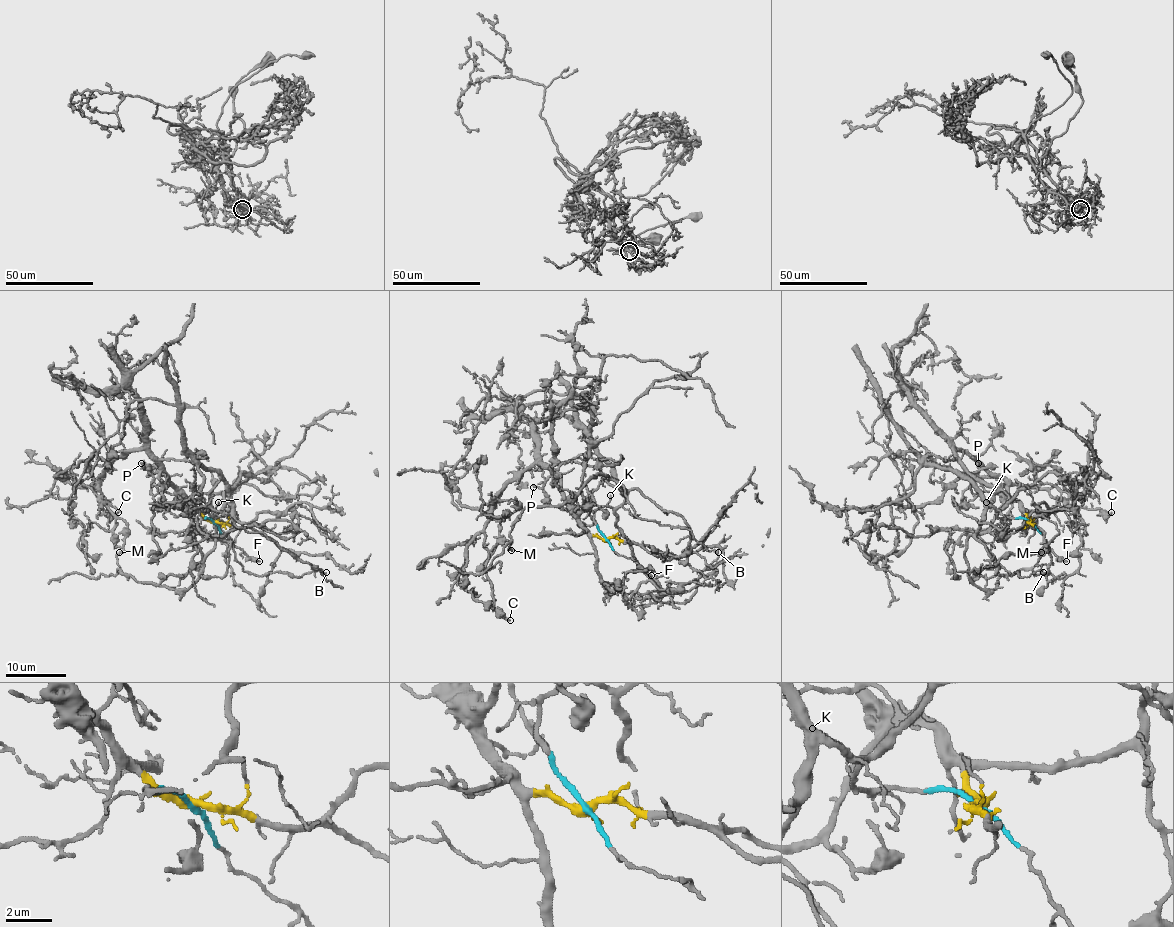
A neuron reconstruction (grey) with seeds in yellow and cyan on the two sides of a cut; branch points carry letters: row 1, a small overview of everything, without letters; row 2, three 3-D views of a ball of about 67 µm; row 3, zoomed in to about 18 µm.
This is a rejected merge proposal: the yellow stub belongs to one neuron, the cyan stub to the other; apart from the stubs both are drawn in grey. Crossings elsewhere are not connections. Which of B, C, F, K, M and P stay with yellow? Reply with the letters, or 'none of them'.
C, P

